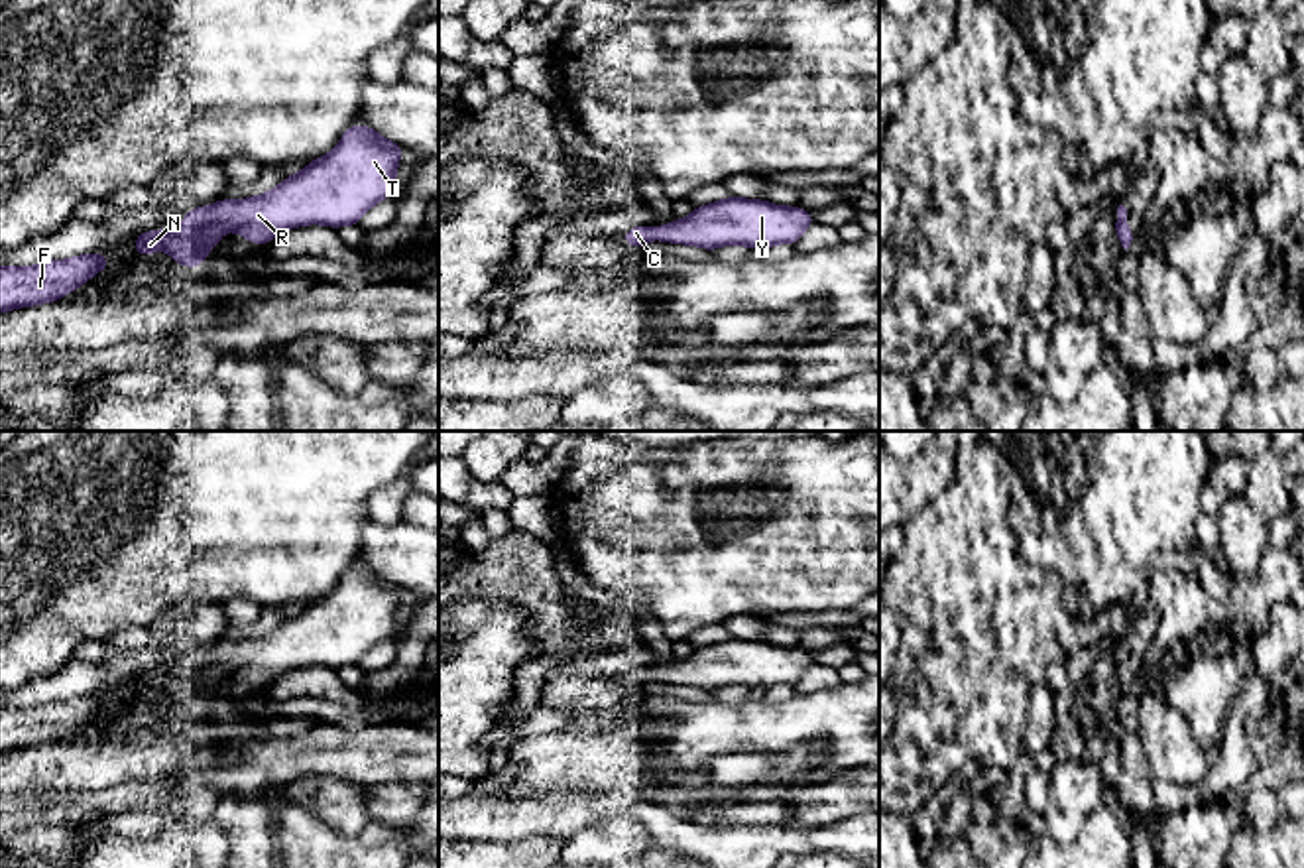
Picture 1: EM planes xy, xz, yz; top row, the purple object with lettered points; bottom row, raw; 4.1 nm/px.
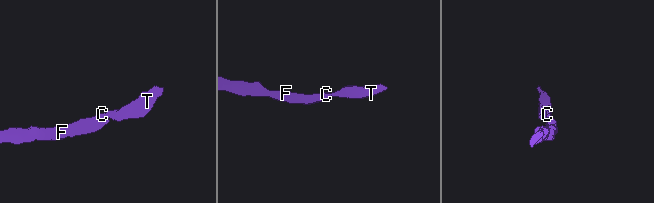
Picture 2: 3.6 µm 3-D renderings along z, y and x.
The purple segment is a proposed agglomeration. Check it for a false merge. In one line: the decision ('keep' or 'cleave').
keep

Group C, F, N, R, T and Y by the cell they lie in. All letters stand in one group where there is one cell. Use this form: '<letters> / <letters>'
C F N R T Y

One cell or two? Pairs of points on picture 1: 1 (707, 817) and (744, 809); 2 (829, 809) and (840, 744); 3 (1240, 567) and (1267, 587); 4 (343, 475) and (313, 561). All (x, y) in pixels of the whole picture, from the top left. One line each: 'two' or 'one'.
1: one
2: two
3: two
4: one

